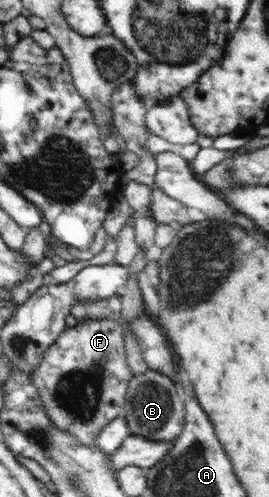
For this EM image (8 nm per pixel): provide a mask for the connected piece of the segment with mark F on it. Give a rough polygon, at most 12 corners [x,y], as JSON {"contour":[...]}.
{"contour":[[78,320],[33,382],[54,427],[94,446],[124,414],[125,332]]}

